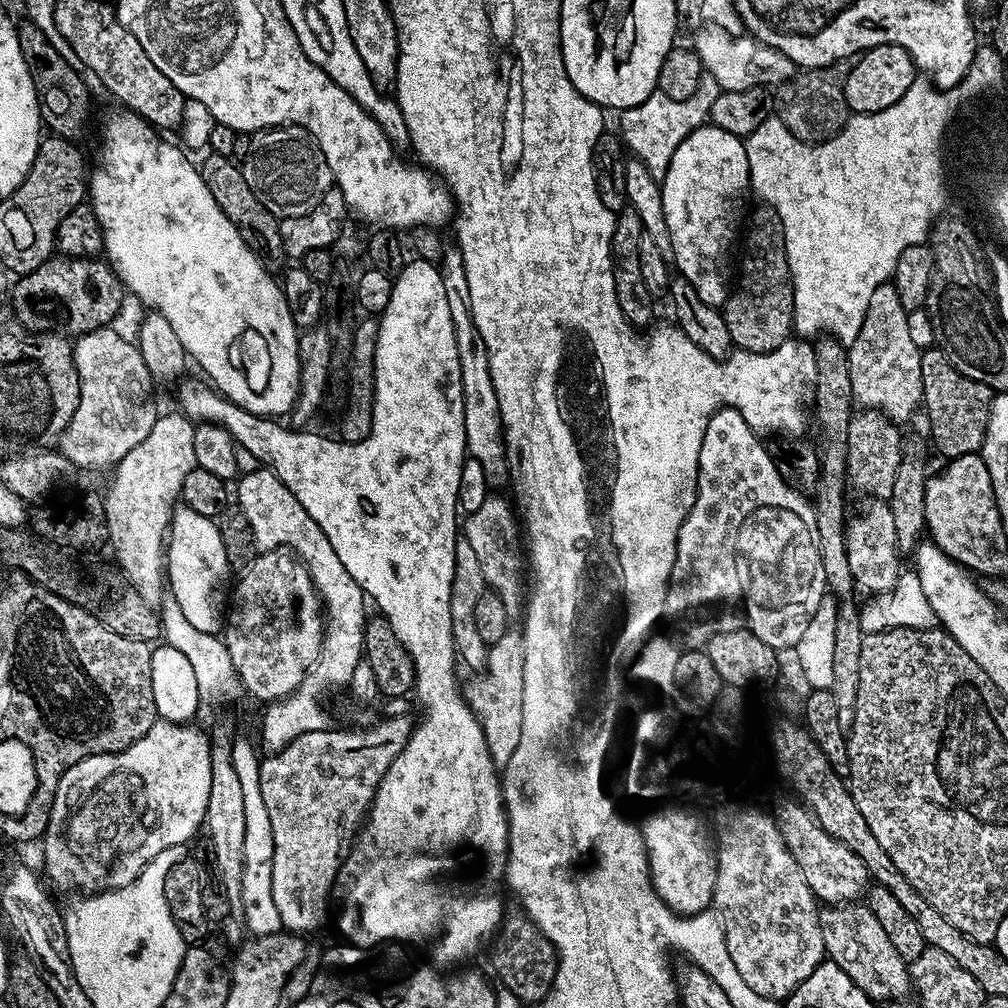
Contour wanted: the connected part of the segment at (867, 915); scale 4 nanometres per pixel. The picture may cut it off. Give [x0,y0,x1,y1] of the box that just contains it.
[820,902,913,1000]

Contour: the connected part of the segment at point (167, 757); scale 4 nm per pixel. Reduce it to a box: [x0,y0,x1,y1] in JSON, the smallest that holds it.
[42,719,212,894]

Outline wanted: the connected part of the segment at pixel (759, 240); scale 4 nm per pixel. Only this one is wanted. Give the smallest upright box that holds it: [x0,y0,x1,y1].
[722,204,794,352]

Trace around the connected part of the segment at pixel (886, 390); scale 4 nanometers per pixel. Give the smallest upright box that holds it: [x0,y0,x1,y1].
[847,282,924,422]

